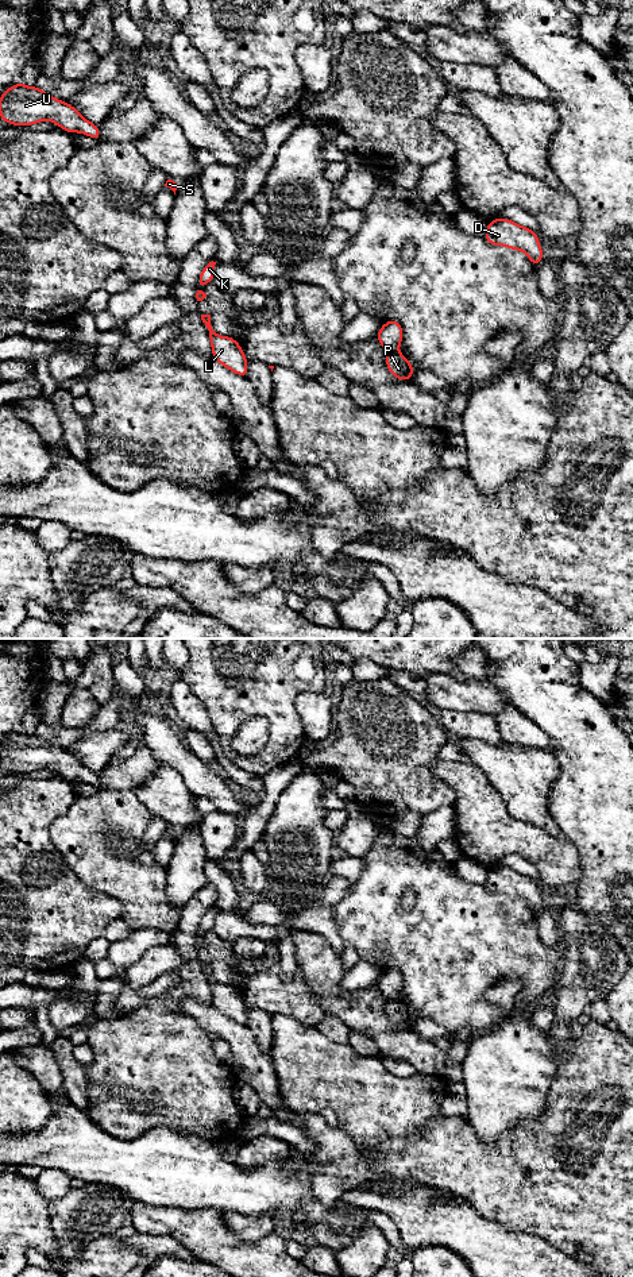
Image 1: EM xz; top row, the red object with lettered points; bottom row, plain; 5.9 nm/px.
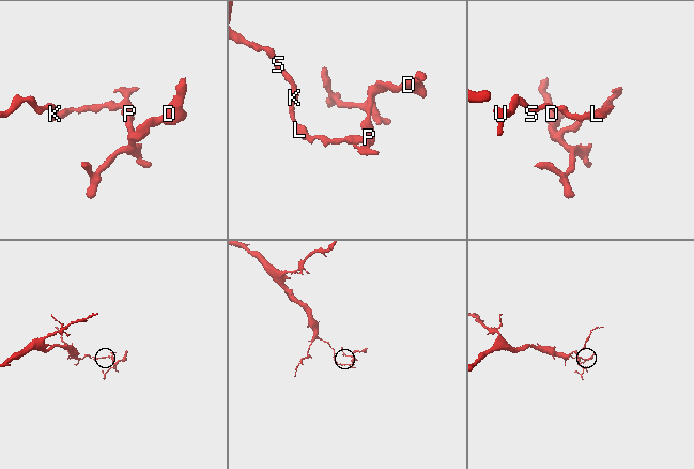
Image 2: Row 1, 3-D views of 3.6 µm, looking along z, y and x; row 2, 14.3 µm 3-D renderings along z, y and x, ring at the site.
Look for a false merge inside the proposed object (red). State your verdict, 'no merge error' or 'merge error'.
merge error

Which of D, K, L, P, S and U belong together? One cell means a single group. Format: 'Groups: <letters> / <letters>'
Groups: D / K L P S U

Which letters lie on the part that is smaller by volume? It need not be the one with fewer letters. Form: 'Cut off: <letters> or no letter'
Cut off: D

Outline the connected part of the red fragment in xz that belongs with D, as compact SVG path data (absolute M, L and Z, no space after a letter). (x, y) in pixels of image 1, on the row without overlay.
M498 865L489 869L483 884L486 890L493 894L503 894L512 898L524 899L536 915L543 908L543 896L537 880L509 867Z

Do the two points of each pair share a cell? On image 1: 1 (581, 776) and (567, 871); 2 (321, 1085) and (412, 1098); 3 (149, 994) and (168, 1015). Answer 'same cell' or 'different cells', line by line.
1: different cells
2: same cell
3: different cells

